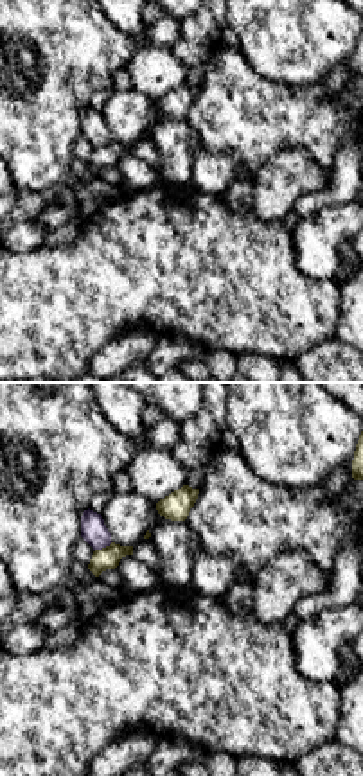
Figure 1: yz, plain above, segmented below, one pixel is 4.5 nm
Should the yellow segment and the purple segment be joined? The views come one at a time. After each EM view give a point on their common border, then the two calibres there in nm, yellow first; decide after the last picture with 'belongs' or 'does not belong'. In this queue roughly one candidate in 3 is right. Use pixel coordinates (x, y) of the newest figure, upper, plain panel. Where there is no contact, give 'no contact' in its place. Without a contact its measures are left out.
meets yellow at (103, 146); 100 nm thick on the yellow side, 120 nm on the other

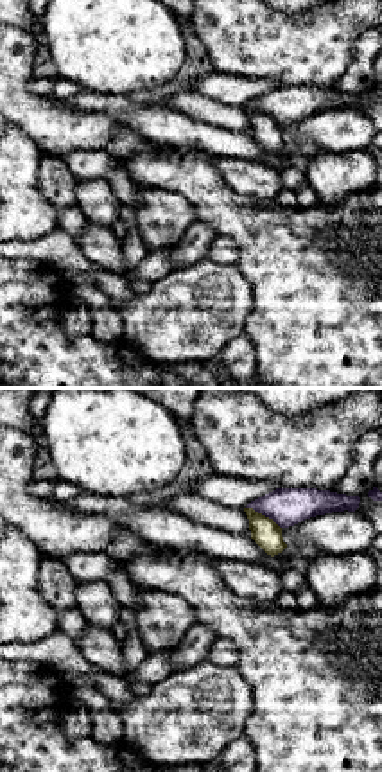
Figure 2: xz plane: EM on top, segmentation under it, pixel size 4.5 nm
meets yellow at (264, 114); 120 nm thick on the yellow side, 170 nm on the other

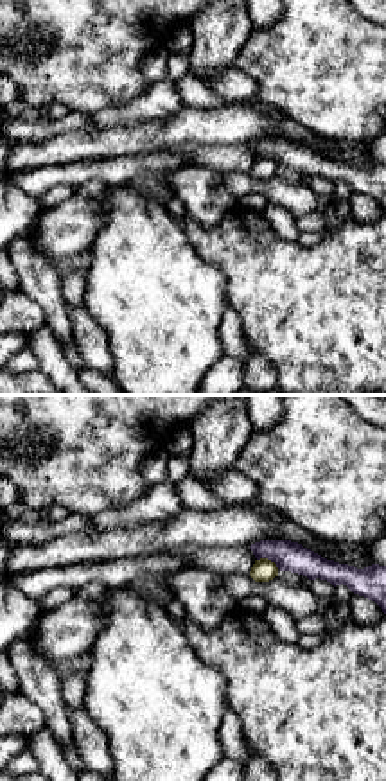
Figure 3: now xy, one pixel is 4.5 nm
meets yellow at (266, 157); 100 nm thick on the yellow side, 130 nm on the other

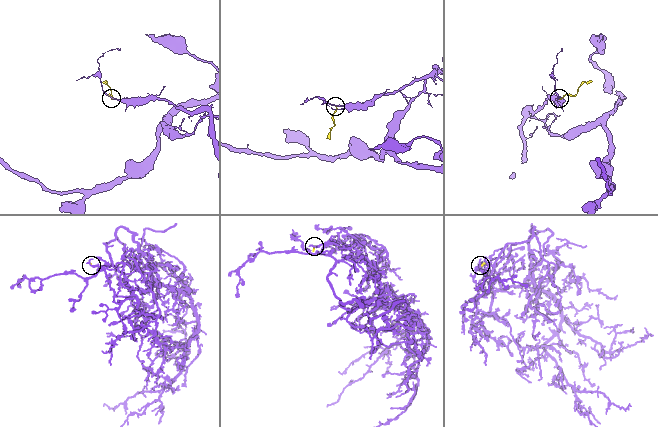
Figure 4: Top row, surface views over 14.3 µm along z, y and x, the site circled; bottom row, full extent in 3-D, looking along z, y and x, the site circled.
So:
does not belong

